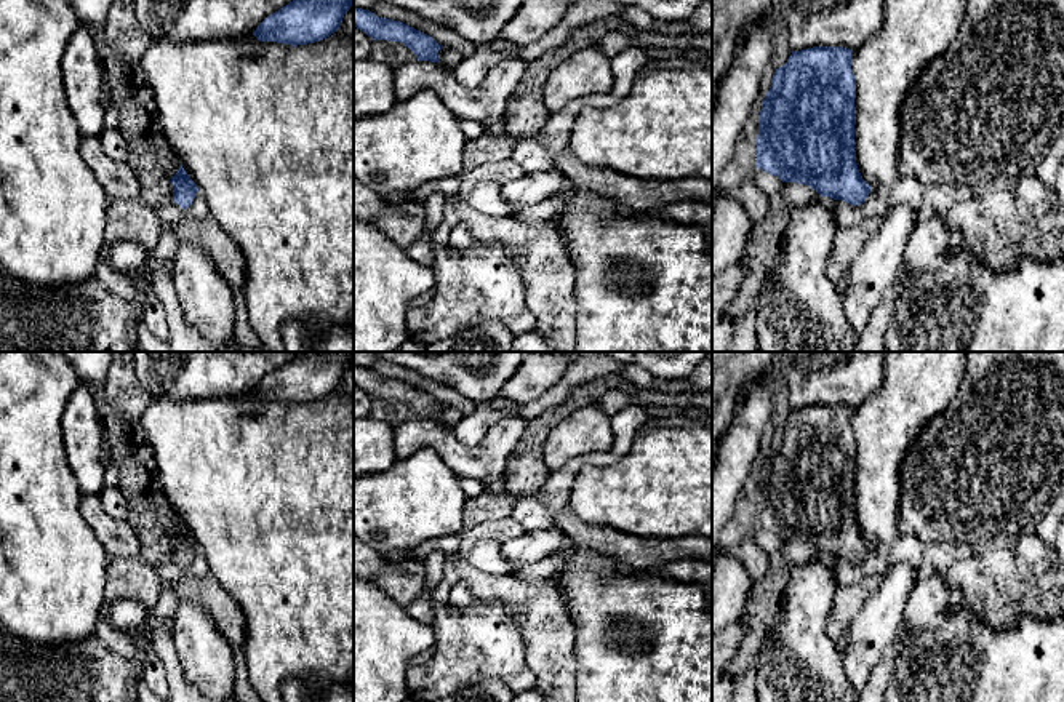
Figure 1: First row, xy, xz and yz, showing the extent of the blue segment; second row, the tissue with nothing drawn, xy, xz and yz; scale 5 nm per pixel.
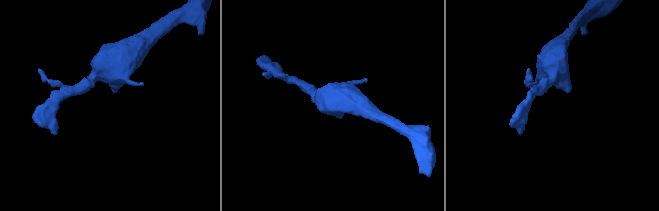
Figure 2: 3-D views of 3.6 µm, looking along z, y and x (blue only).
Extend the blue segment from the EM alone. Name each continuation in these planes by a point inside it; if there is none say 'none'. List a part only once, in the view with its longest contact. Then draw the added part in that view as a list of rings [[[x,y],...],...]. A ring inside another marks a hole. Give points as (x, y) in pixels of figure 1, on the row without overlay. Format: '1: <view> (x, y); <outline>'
none

